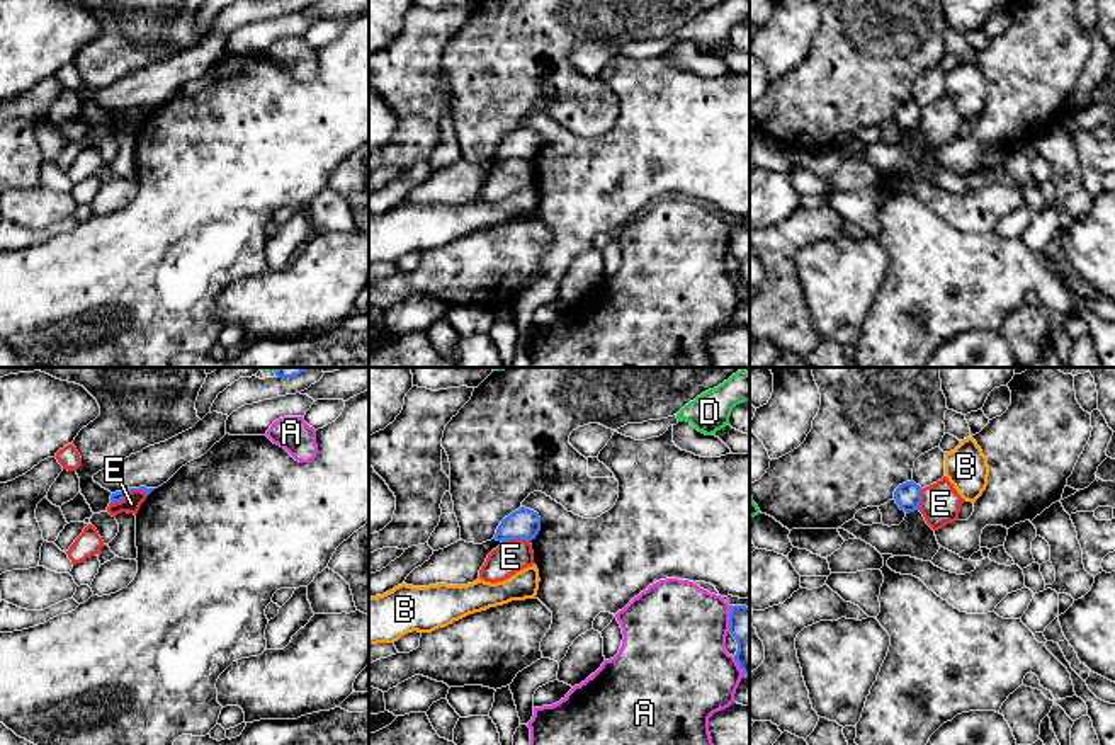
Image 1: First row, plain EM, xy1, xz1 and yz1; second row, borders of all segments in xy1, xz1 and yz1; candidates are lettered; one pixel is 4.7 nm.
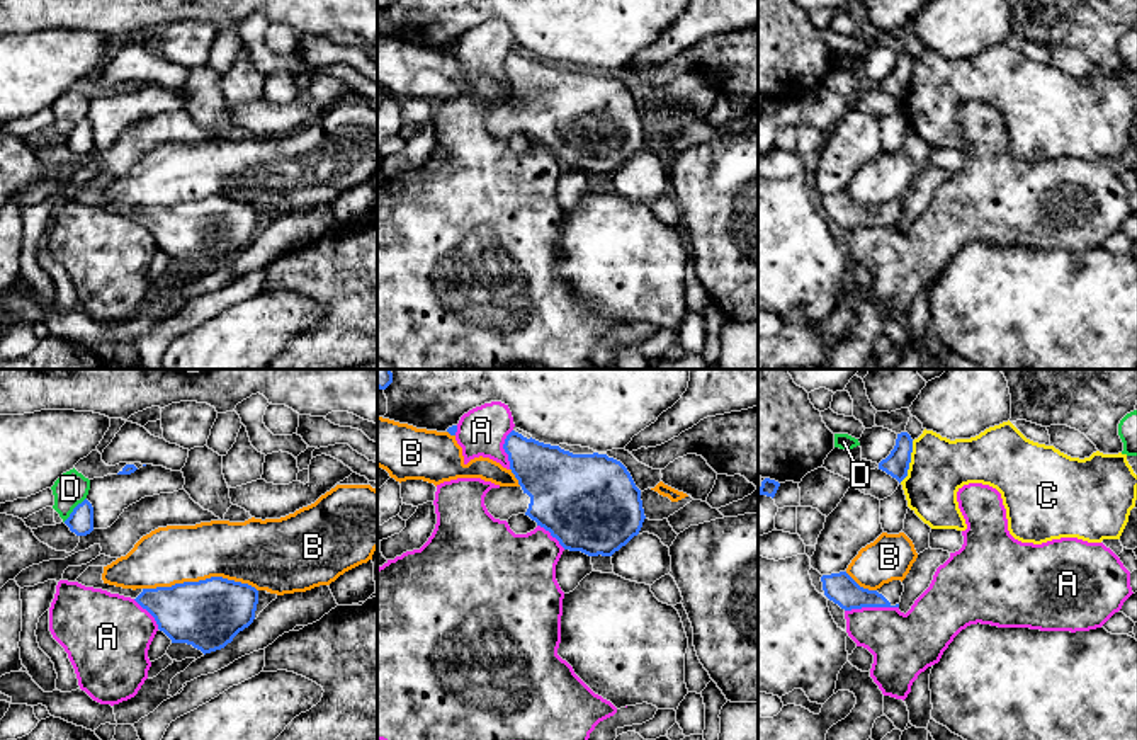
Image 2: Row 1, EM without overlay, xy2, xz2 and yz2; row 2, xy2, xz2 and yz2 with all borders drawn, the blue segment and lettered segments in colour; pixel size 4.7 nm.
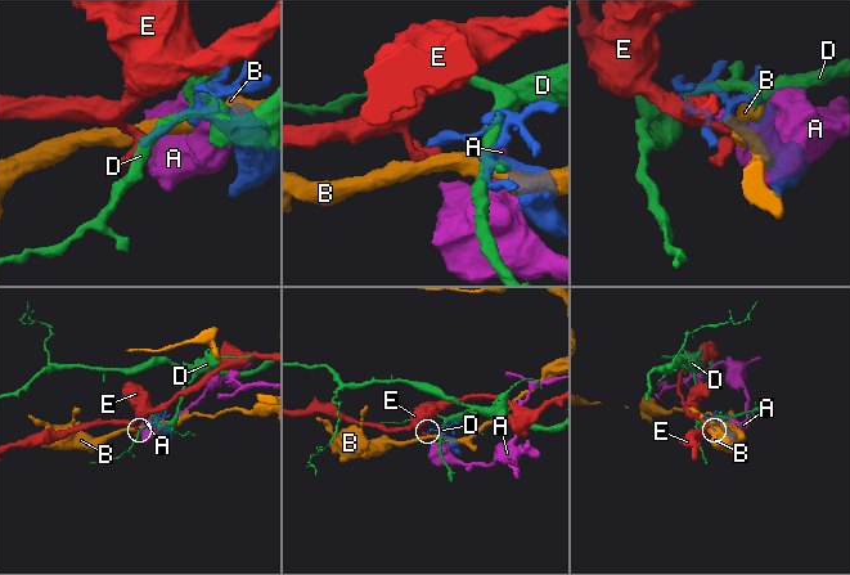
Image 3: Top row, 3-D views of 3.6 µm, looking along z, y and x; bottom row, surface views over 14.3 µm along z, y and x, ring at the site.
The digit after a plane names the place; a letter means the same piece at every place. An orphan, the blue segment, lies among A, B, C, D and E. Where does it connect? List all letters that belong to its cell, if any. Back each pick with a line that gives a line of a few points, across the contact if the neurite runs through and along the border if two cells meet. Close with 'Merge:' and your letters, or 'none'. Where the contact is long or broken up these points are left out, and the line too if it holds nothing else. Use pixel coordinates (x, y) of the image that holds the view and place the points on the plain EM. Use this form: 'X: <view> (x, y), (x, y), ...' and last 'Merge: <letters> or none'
Merge: none

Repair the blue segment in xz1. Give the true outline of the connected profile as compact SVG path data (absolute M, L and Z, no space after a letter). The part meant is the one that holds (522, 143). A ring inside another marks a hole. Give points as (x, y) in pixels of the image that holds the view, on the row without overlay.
M520 126L501 139L493 158L510 160L525 158L532 160L541 150L541 136L537 131Z

